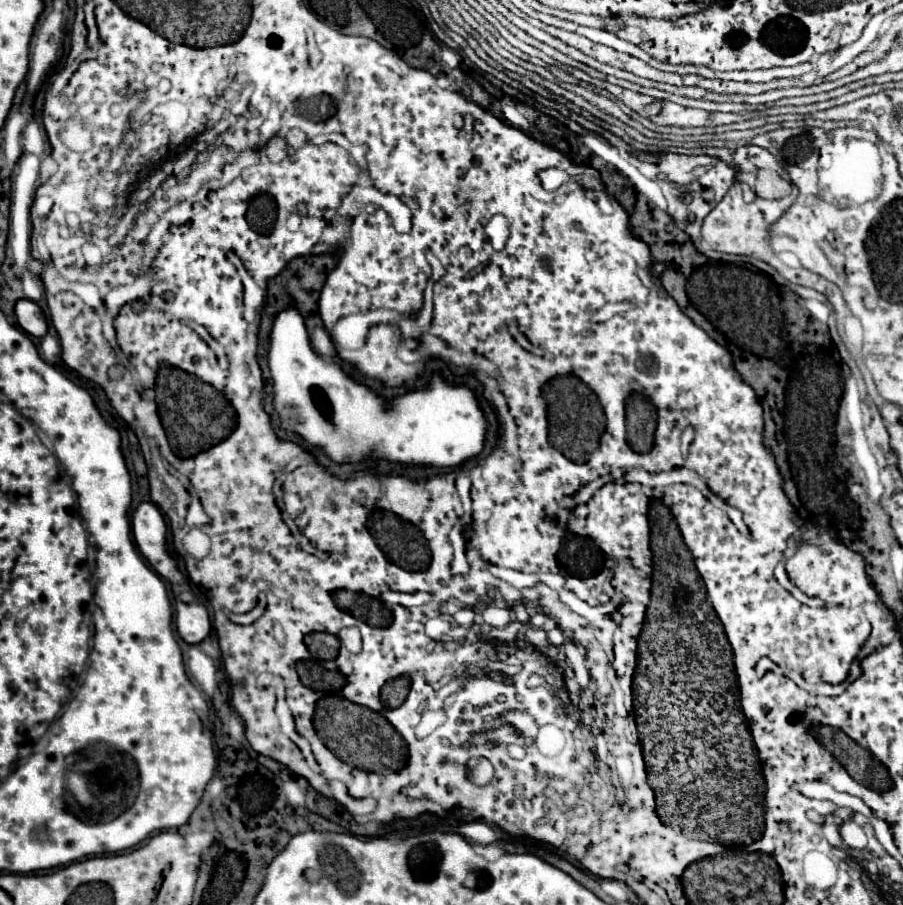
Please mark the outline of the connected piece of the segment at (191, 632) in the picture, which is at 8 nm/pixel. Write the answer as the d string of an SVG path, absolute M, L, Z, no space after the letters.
M175 603L177 619L176 630L180 638L188 644L198 644L208 636L212 622L205 606L201 603Z

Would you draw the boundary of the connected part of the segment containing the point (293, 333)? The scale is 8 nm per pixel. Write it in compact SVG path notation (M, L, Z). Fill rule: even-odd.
M294 306L282 310L272 326L268 366L274 380L274 406L280 416L282 428L300 434L308 444L322 446L334 462L358 462L364 458L382 456L390 462L402 462L412 466L458 466L468 458L474 458L484 448L486 420L478 406L476 396L466 386L452 386L444 382L438 374L432 376L428 388L412 390L404 396L394 398L394 402L380 400L370 388L358 384L334 362L318 356L306 332L304 318Z

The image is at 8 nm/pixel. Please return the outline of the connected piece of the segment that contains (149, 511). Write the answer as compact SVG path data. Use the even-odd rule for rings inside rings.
M142 502L132 514L132 532L140 554L152 564L152 568L170 582L184 582L186 576L178 568L178 562L168 552L166 522L160 510L152 502Z

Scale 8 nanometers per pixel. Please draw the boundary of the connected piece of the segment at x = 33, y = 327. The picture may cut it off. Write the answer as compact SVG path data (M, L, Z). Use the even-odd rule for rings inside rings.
M18 300L16 302L16 318L22 330L30 336L46 336L48 332L48 322L40 306L32 300Z

